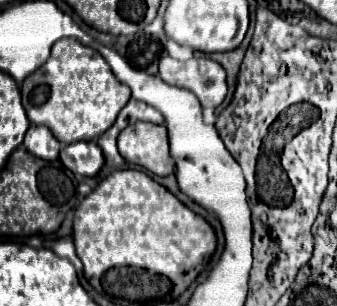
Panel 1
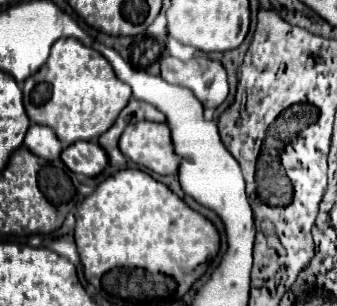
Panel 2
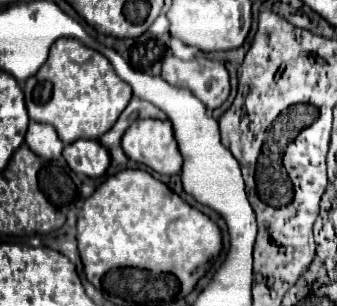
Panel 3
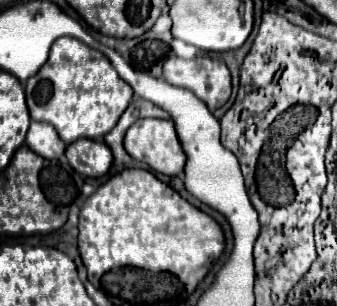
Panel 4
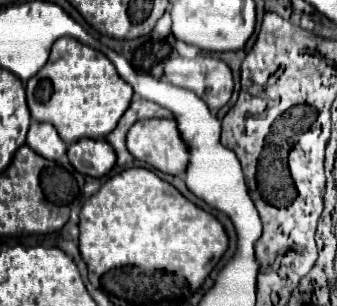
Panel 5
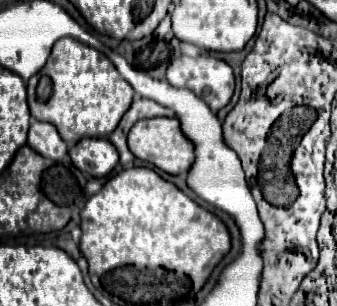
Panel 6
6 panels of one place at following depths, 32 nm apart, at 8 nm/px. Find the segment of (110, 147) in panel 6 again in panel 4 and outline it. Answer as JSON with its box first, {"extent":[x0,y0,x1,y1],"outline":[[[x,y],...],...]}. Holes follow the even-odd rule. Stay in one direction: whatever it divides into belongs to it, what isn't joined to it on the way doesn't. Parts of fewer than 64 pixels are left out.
{"extent":[66,140,112,178],"outline":[[[76,140],[66,148],[66,158],[70,166],[90,178],[104,176],[112,166],[112,150],[102,140]]]}

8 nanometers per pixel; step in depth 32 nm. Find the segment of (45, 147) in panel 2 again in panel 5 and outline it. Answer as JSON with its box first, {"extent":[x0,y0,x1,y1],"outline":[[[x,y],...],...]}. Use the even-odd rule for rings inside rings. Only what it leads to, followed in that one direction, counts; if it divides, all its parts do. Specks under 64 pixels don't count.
{"extent":[26,120,68,160],"outline":[[[36,120],[30,124],[26,144],[34,152],[40,152],[40,156],[44,156],[48,160],[58,160],[68,150],[68,146],[64,144],[64,140],[60,140],[60,136],[58,136],[56,128],[52,128],[52,124],[36,122]]]}

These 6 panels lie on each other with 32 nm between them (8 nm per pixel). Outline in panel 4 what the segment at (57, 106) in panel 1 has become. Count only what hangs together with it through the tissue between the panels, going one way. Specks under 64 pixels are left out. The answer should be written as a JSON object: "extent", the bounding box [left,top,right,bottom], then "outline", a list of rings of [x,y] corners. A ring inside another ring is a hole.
{"extent":[26,38,132,144],"outline":[[[58,38],[52,44],[48,62],[26,82],[30,118],[52,124],[64,144],[72,144],[80,138],[102,140],[110,128],[116,126],[116,120],[124,108],[128,108],[130,100],[132,88],[118,76],[110,60],[76,38]]]}

